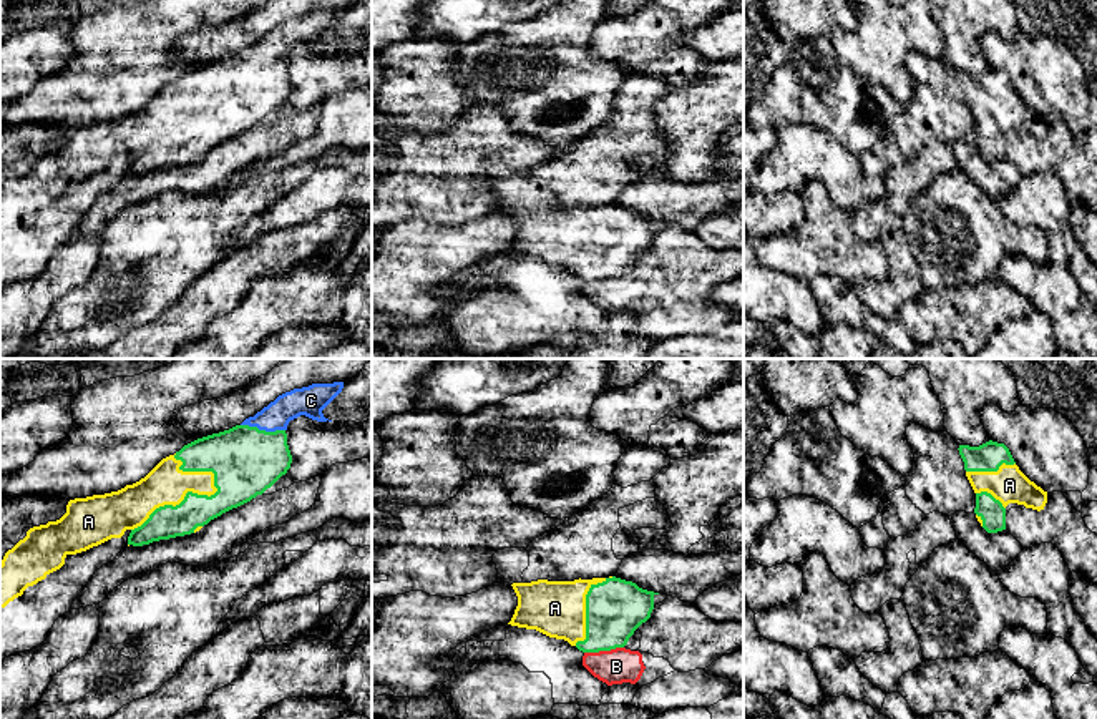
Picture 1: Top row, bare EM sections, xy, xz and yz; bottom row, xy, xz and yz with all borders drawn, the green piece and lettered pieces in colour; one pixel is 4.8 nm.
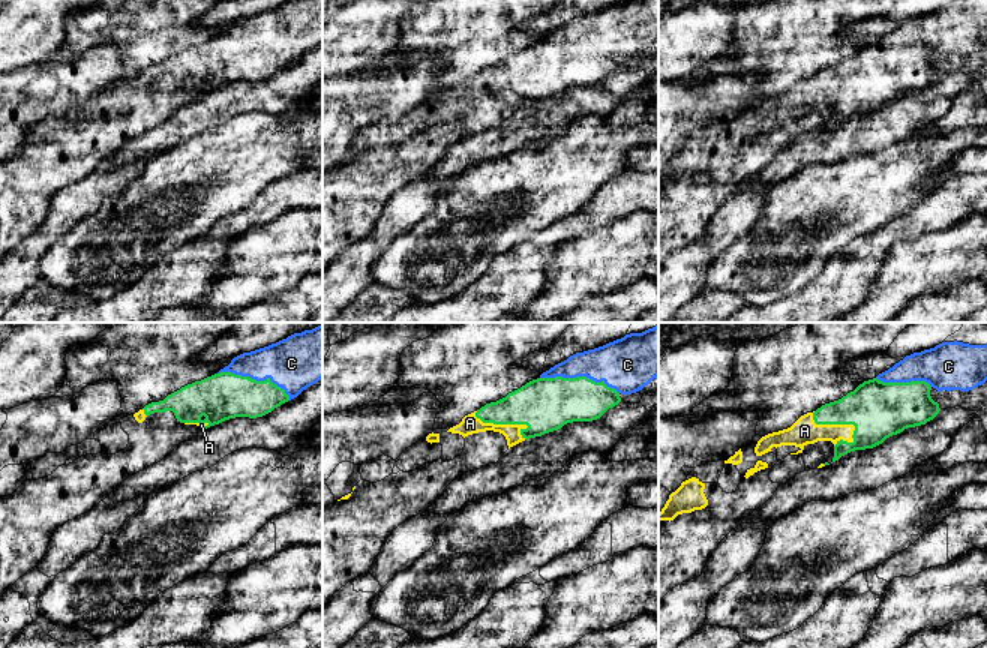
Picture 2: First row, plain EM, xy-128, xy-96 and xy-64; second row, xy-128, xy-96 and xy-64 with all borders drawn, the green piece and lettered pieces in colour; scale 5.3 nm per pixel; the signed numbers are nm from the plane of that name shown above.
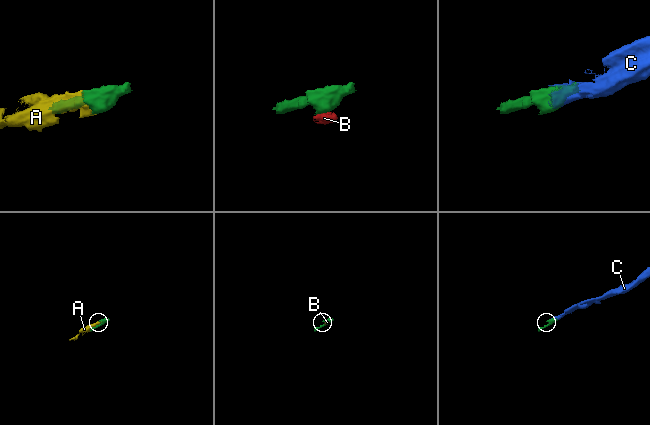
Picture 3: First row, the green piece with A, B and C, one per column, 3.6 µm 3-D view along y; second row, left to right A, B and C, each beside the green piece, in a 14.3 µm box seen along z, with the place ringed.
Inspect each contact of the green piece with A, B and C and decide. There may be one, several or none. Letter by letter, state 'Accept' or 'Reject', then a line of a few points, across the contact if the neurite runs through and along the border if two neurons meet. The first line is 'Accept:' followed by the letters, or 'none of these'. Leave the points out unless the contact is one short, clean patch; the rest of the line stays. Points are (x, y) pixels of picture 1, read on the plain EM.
Accept: A, C
A: Accept
B: Reject. Line: xz (623, 274), (585, 281)
C: Accept

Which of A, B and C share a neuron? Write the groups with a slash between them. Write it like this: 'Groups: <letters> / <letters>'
Groups: A C / B

